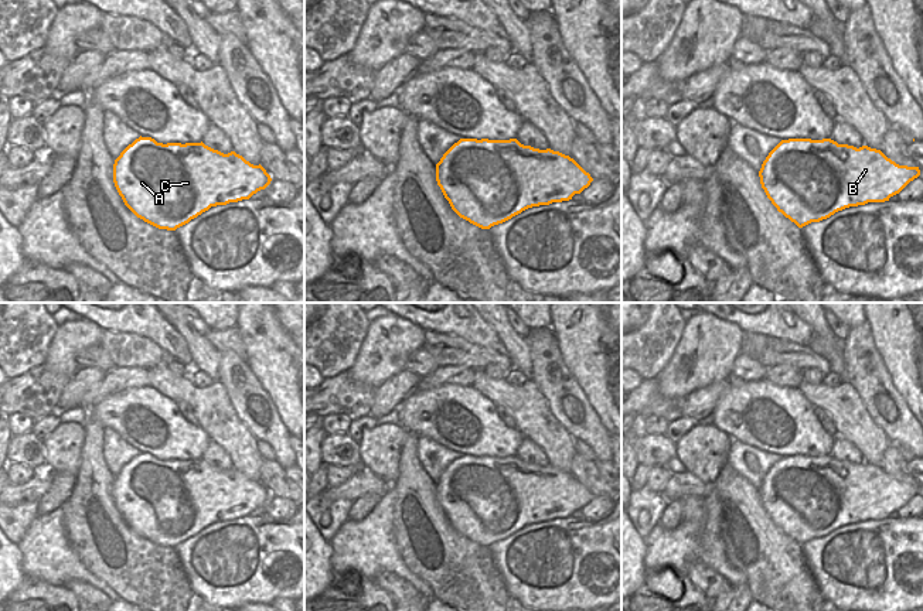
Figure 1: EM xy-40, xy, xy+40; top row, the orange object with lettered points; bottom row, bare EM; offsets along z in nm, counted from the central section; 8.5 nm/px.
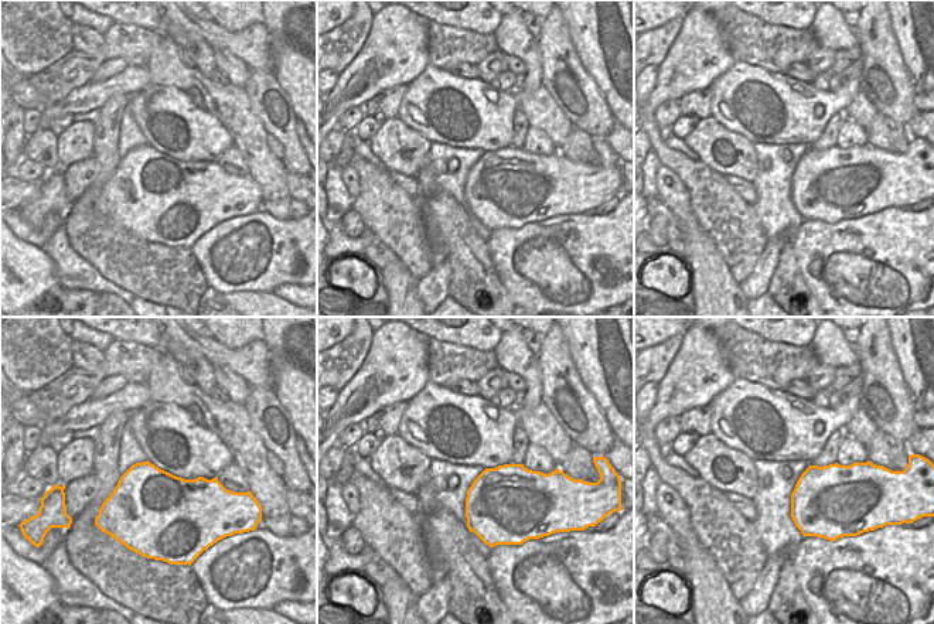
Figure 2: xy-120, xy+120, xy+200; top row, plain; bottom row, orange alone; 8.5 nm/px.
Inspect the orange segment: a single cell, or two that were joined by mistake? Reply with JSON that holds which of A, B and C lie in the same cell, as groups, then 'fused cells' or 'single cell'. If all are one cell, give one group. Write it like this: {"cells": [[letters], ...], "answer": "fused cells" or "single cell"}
{"cells": [["A", "B", "C"]], "answer": "single cell"}

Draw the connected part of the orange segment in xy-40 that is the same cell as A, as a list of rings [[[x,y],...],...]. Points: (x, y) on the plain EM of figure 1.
[[[140,453],[113,481],[113,499],[125,522],[137,535],[167,547],[176,547],[211,523],[249,516],[270,498],[260,481],[253,482],[235,468],[224,471],[202,458],[163,461]]]

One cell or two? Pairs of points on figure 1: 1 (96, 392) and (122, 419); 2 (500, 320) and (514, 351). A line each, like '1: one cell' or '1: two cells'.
1: two cells
2: one cell

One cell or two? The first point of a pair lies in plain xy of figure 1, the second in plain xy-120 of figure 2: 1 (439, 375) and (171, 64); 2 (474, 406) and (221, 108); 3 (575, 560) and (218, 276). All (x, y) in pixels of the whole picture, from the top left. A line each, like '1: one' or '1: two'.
1: two
2: two
3: one

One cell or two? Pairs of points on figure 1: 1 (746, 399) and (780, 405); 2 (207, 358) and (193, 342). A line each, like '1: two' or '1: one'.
1: one
2: one

